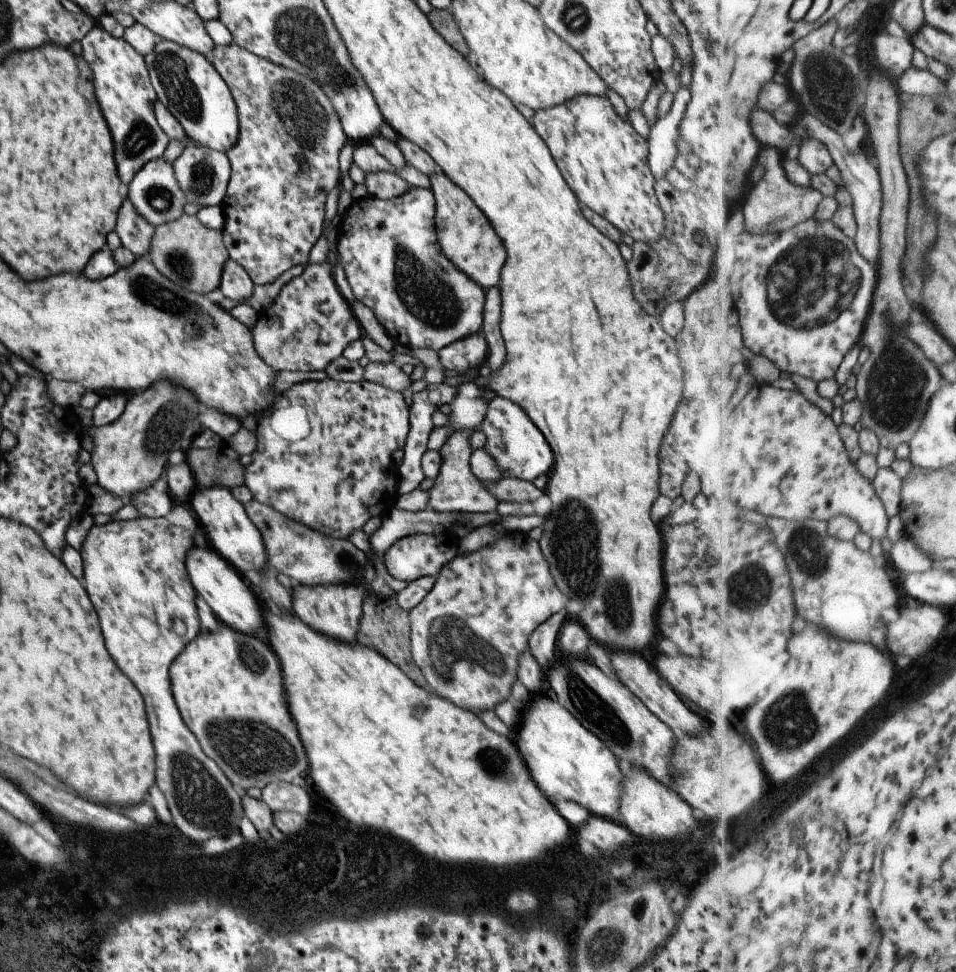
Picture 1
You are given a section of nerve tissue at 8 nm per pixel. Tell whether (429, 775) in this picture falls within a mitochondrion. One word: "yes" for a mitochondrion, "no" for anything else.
no

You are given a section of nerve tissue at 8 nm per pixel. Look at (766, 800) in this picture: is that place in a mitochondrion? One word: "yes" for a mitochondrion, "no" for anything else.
no

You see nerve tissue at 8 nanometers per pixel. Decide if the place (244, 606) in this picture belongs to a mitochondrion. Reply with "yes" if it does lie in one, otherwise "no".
no

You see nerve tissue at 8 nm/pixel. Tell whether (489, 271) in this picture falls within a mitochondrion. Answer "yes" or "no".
no

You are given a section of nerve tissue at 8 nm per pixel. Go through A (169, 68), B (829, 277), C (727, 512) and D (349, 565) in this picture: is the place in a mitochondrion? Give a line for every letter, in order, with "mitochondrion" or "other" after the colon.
A: mitochondrion
B: mitochondrion
C: other
D: mitochondrion

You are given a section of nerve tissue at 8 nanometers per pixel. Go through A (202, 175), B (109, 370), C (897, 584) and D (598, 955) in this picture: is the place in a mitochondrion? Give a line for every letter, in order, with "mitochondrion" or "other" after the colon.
A: mitochondrion
B: other
C: other
D: mitochondrion

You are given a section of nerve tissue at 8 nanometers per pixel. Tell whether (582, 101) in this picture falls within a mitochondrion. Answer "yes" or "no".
no

